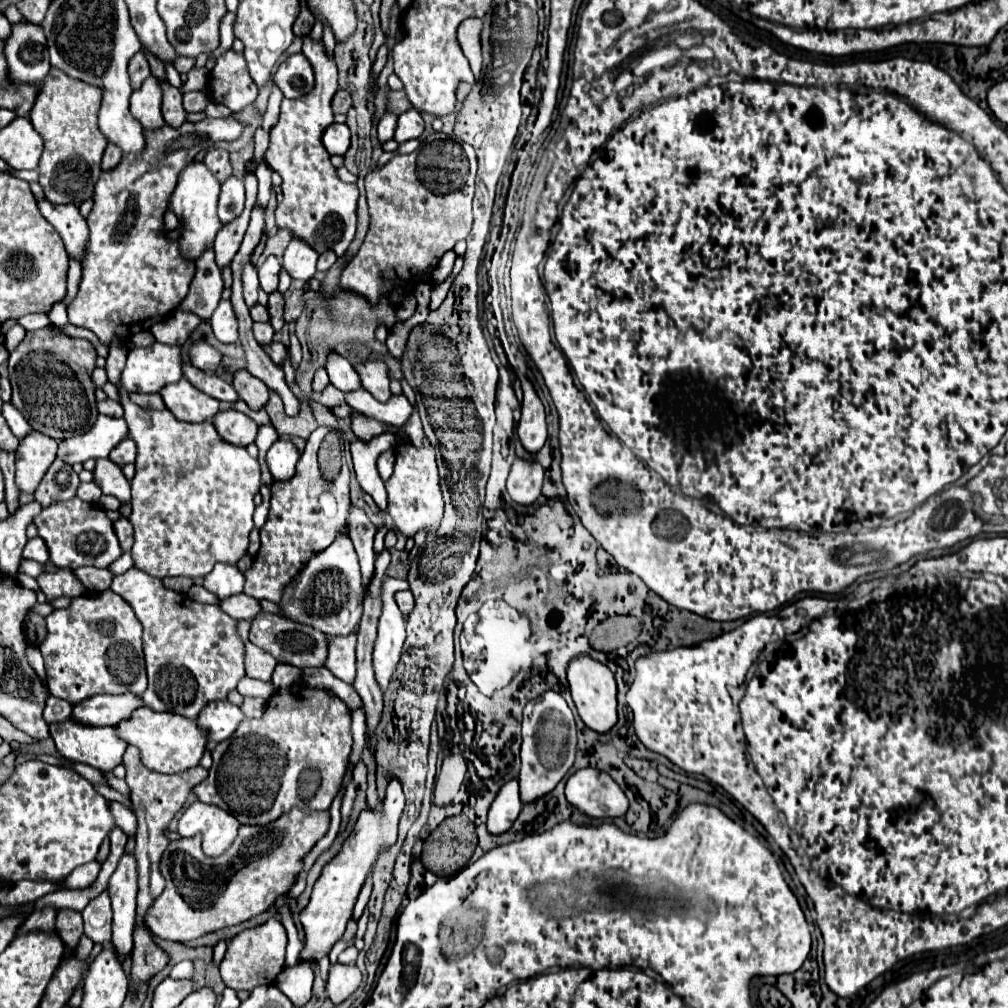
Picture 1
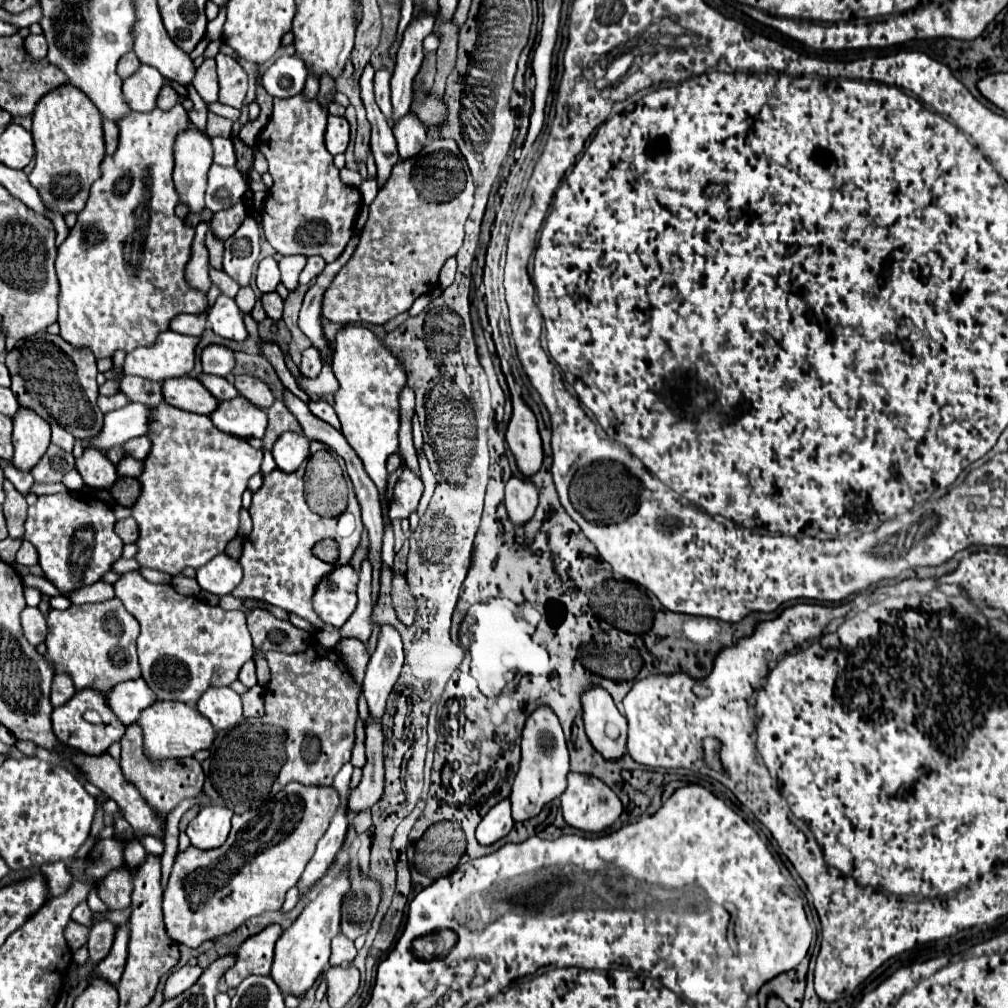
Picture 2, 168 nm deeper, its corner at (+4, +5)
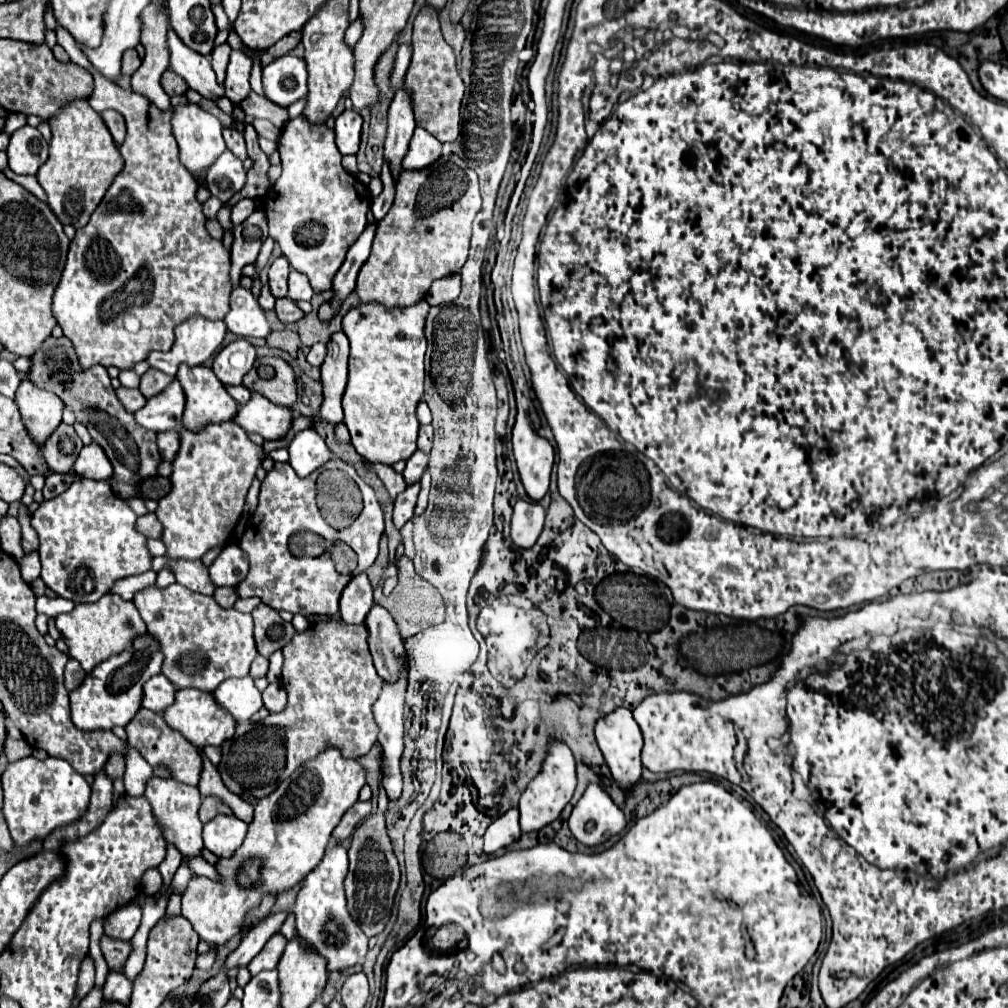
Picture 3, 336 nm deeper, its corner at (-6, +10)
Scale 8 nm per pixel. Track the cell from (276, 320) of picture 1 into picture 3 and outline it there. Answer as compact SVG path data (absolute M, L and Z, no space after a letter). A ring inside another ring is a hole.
M289 298L277 300L275 312L277 312L277 316L279 316L279 320L281 320L283 324L291 324L291 322L297 322L297 320L303 318L303 312L299 310L299 306L297 306L295 302L291 302Z

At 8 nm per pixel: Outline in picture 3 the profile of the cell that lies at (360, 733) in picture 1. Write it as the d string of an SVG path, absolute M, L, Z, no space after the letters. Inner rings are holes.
M333 842L319 866L305 876L303 886L297 894L297 904L293 908L297 918L297 934L305 944L313 946L321 956L327 958L327 970L347 970L355 966L367 954L367 936L353 922L347 912L347 900L343 892L343 878L347 874L347 846L343 842Z

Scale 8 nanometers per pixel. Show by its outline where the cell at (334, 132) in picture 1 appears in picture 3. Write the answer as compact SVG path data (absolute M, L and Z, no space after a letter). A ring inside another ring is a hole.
M345 110L335 120L335 142L341 154L357 154L361 138L361 116L355 110Z

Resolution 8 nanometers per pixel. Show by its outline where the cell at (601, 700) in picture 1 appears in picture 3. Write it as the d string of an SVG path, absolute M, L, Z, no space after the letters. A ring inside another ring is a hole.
M617 708L617 710L605 714L603 718L599 718L597 724L595 724L595 736L597 736L597 744L599 744L599 748L601 748L603 756L605 756L605 762L607 762L607 766L609 766L615 782L617 782L623 790L631 788L631 786L641 778L641 768L643 768L641 758L639 758L641 746L643 746L641 728L637 726L631 710L627 710L627 708Z

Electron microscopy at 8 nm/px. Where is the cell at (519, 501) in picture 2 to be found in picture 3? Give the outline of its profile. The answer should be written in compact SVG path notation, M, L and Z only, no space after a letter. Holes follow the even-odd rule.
M517 500L515 512L511 518L511 538L521 548L531 548L541 530L545 520L545 508L533 500Z

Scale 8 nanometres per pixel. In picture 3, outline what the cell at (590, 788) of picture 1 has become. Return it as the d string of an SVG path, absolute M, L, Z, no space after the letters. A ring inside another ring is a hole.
M589 784L581 800L573 806L569 816L569 828L573 836L585 846L597 846L619 834L627 826L623 810L613 802L607 790L597 784Z

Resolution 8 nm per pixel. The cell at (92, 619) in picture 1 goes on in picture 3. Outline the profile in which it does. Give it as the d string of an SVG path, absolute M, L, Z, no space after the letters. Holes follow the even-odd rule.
M105 594L105 598L99 598L93 604L77 604L69 614L57 616L57 630L69 646L69 656L75 658L87 674L113 654L131 650L133 640L147 632L133 602L123 600L117 594Z

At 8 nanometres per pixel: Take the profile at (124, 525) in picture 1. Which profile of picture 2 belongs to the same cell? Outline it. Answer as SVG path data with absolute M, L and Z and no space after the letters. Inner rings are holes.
M133 517L117 521L115 533L123 539L123 543L135 543L139 539L139 527L137 527L137 523L135 523Z

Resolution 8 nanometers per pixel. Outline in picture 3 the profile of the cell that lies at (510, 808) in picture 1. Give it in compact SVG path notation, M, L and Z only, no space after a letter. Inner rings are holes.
M511 808L507 810L503 816L499 816L497 820L491 822L491 826L487 828L483 840L483 852L485 854L493 854L497 850L501 850L503 846L509 846L511 842L515 842L521 836L521 828L519 828L519 810Z

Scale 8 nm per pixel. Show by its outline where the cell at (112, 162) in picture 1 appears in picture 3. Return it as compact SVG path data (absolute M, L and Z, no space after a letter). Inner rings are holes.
M105 110L105 112L101 112L101 118L105 120L115 144L121 146L121 142L125 140L125 120L123 120L123 116L115 110Z

